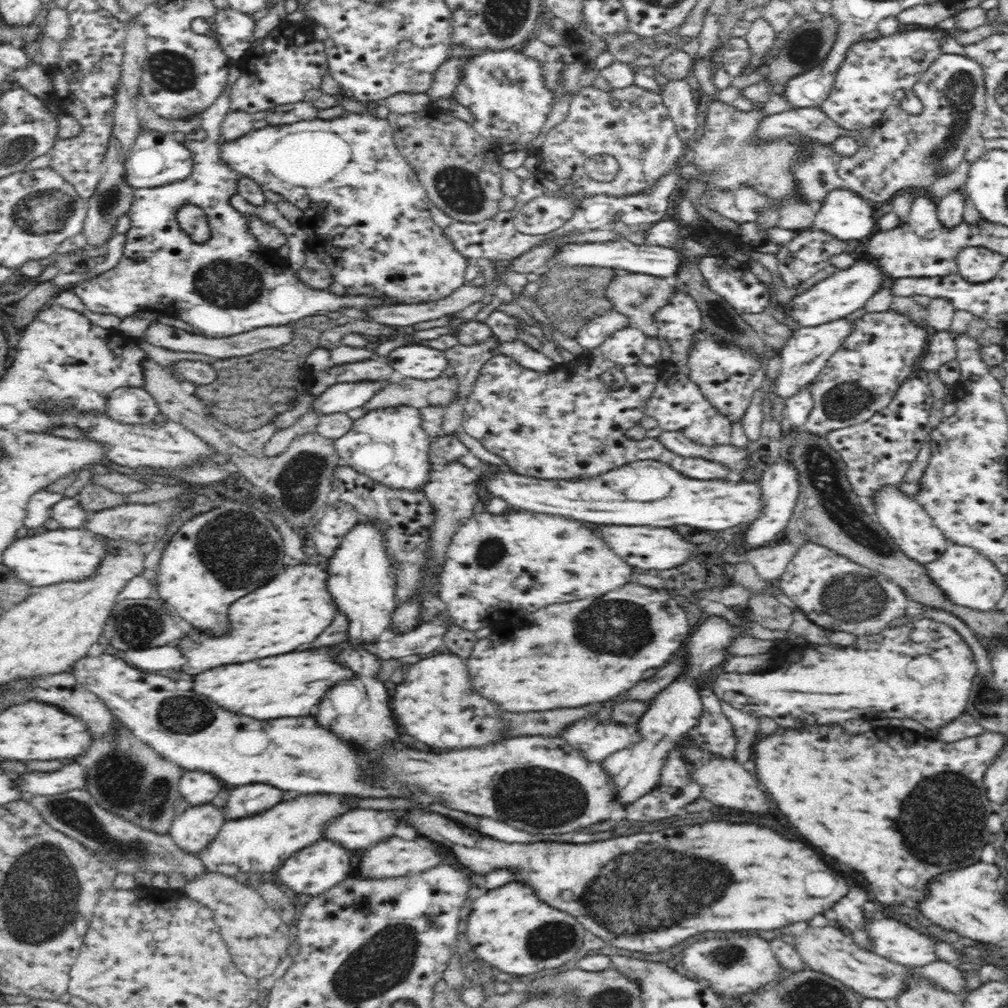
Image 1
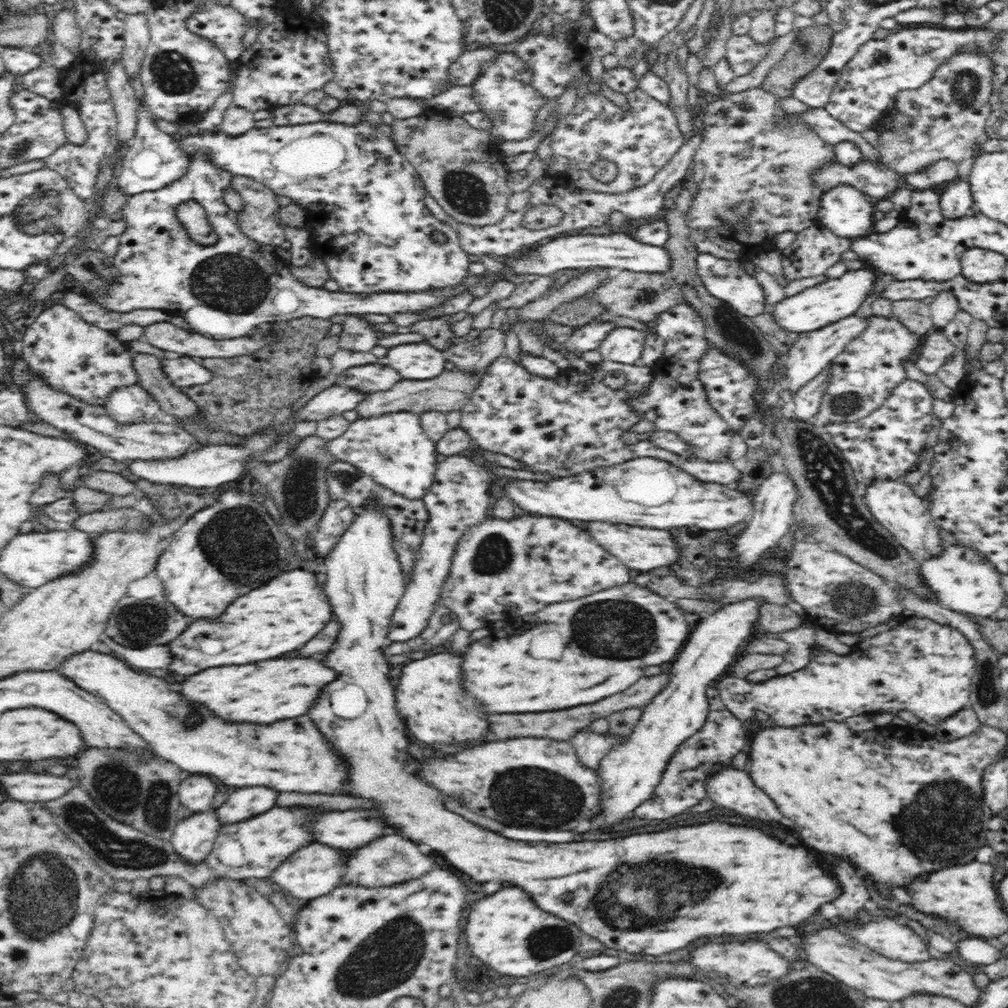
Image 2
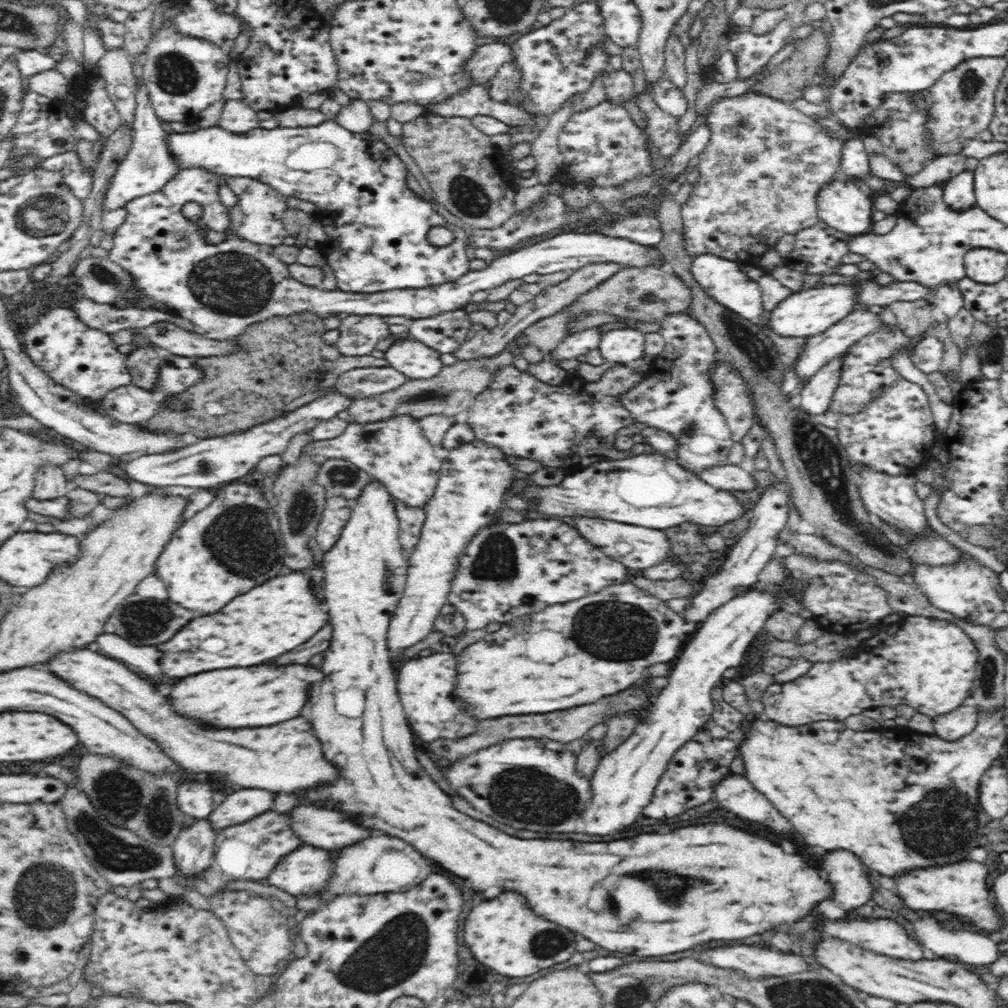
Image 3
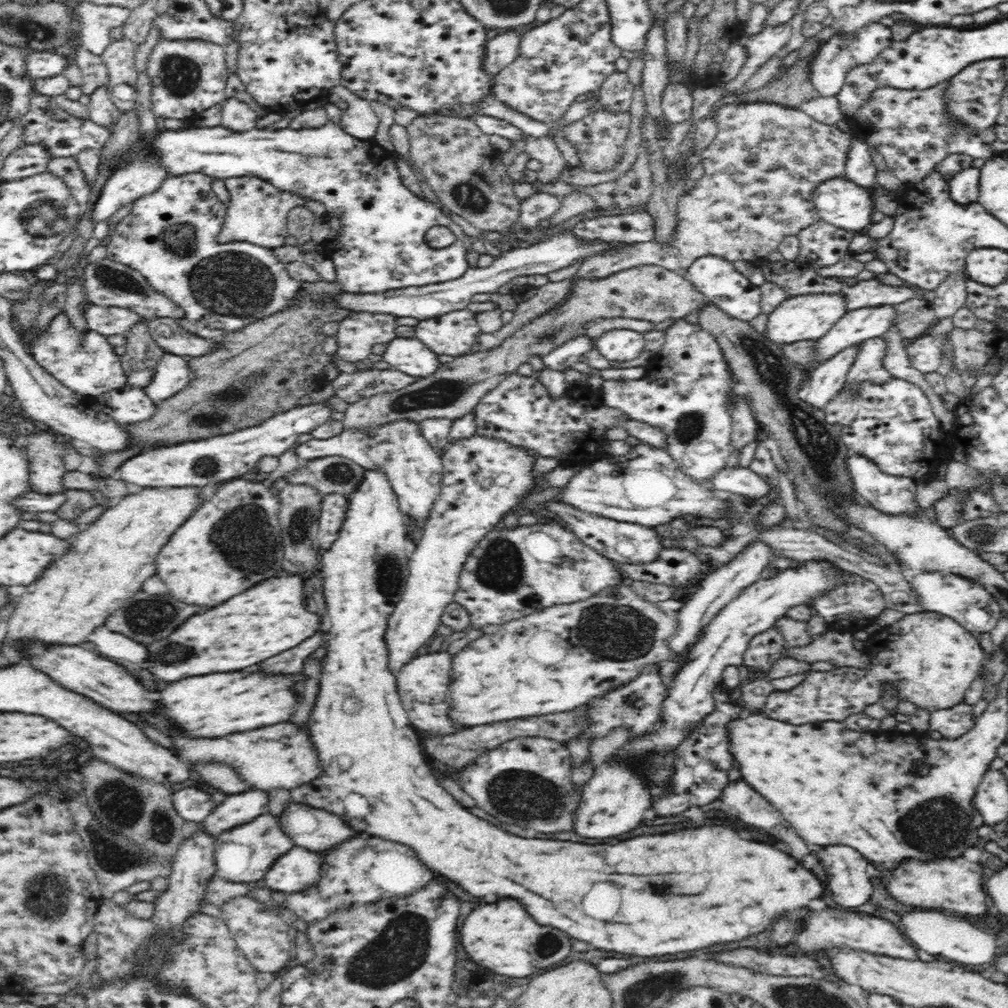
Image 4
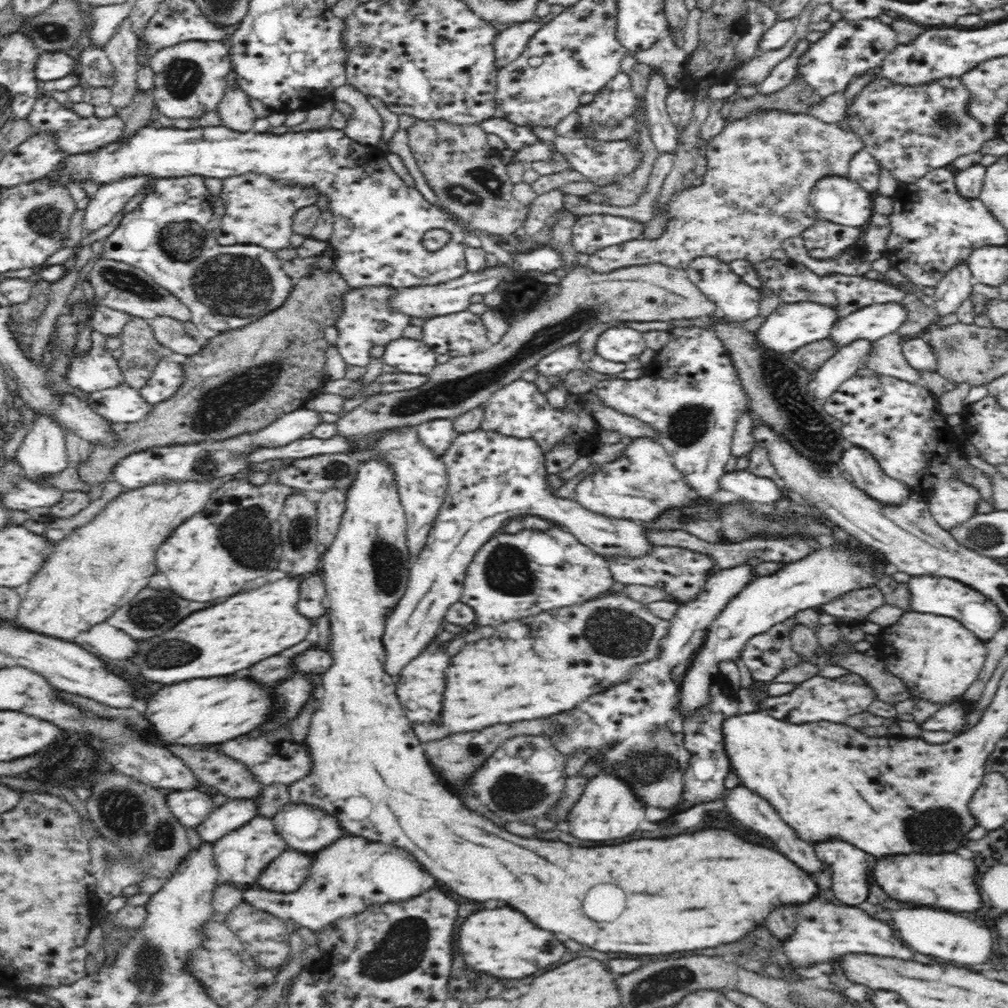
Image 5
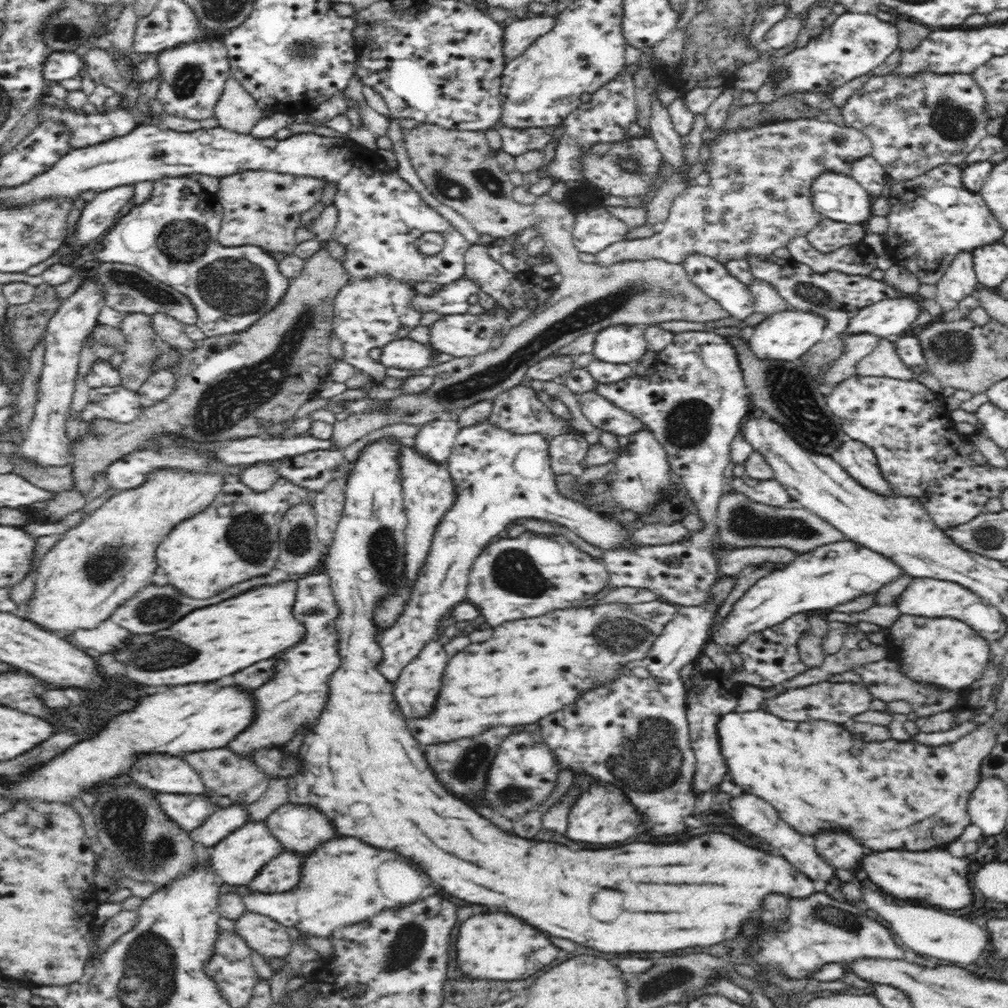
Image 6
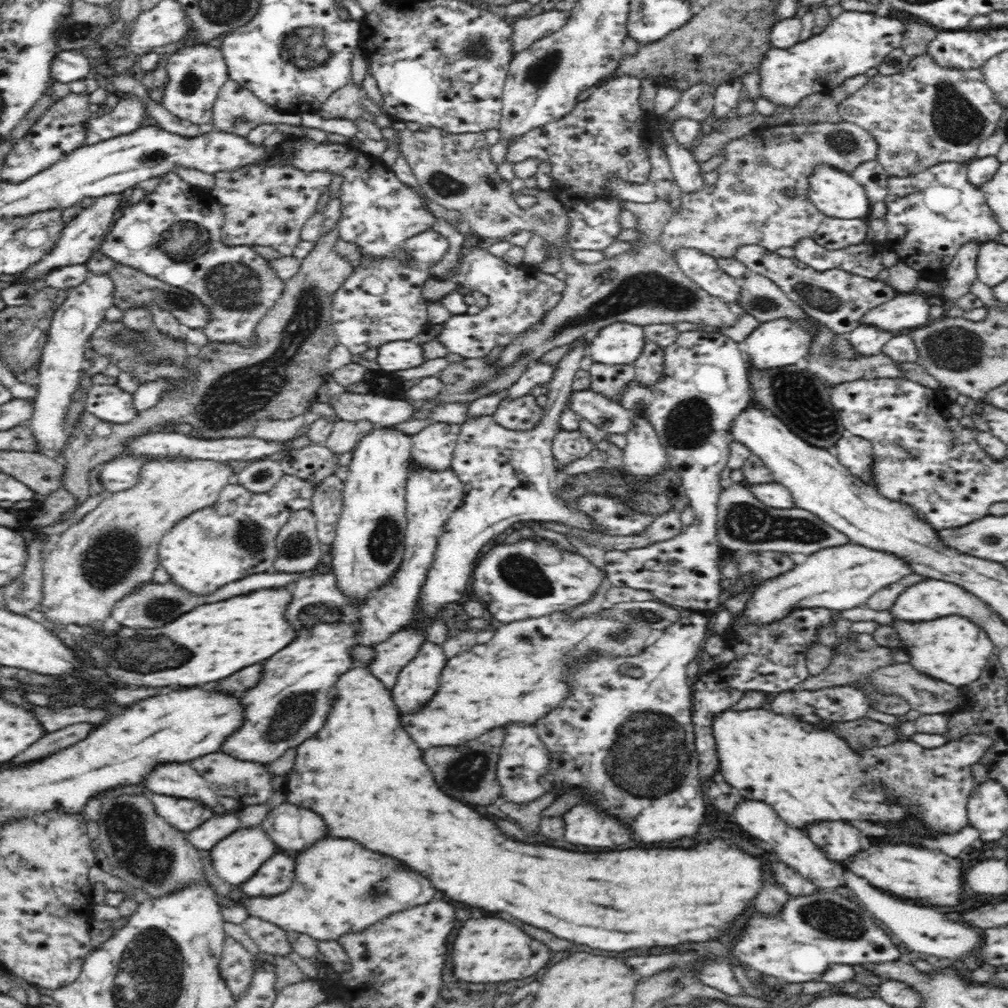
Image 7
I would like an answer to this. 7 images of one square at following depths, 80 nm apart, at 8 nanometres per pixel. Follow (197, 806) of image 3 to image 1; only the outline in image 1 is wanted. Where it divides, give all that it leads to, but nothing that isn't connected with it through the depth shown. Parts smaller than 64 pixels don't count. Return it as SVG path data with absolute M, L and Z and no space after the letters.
M188 770L179 780L179 793L192 806L200 806L214 800L220 790L220 782L212 774L200 770Z

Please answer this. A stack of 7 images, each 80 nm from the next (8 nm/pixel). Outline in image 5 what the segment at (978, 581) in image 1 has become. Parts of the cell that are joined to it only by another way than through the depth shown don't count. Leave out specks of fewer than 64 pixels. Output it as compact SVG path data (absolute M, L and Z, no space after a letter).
M939 576L907 577L906 584L910 592L910 610L919 613L930 613L941 617L956 618L962 622L968 630L971 630L978 638L985 642L999 633L1003 628L1000 609L990 600L982 598L978 590L972 590L970 586L964 586L958 580Z

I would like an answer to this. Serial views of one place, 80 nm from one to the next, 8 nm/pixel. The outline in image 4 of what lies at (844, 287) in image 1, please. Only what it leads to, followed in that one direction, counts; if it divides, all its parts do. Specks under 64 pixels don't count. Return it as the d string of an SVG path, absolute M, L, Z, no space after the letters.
M840 293L787 297L768 315L767 329L764 335L768 337L768 341L772 341L778 346L801 340L815 341L822 338L822 335L826 334L847 311L846 297Z

